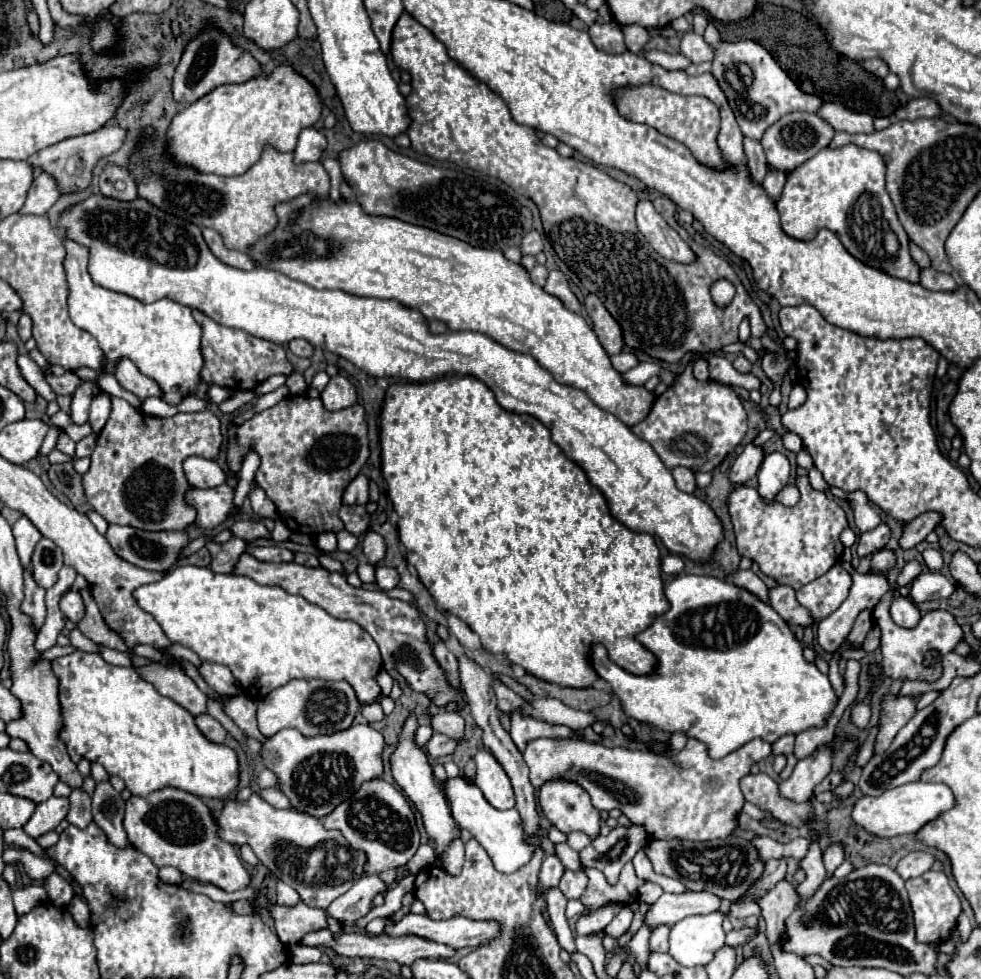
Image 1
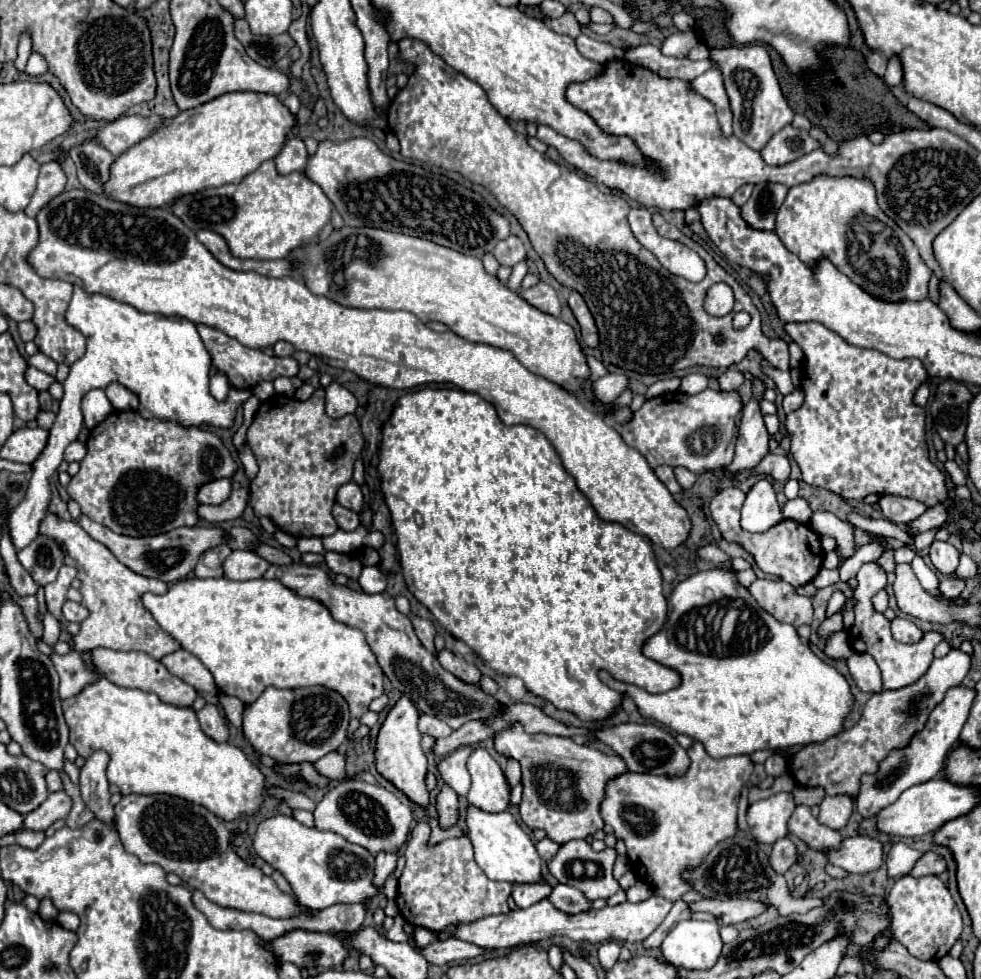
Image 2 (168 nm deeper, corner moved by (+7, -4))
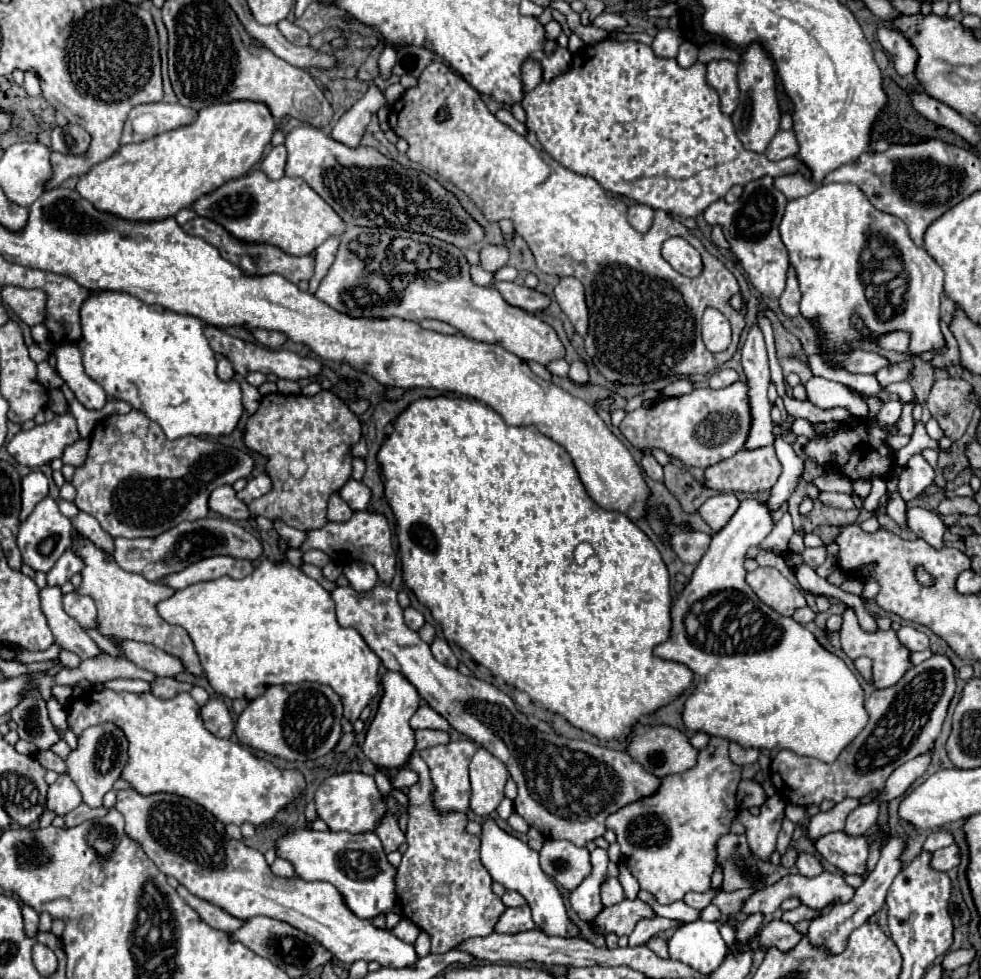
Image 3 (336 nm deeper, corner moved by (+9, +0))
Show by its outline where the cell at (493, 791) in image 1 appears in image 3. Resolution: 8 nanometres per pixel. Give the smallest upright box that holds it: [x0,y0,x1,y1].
[470,748,508,816]

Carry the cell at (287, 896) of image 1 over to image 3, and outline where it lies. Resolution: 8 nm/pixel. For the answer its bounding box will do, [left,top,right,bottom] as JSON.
[270,858,294,878]

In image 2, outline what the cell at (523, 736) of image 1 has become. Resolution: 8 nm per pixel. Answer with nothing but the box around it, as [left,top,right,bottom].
[504,760,520,788]

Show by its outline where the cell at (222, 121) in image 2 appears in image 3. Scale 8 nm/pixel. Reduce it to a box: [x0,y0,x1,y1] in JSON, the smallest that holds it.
[76,100,276,220]

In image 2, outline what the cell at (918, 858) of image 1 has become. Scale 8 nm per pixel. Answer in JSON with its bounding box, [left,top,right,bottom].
[912,852,946,876]

